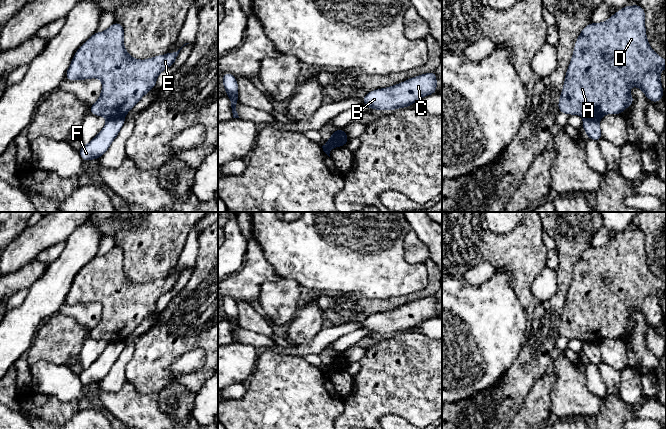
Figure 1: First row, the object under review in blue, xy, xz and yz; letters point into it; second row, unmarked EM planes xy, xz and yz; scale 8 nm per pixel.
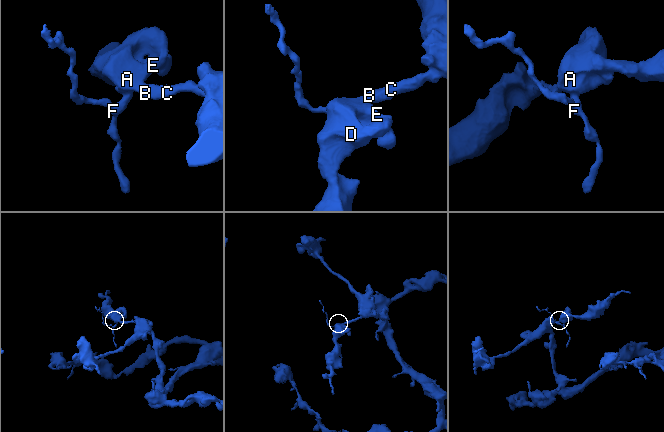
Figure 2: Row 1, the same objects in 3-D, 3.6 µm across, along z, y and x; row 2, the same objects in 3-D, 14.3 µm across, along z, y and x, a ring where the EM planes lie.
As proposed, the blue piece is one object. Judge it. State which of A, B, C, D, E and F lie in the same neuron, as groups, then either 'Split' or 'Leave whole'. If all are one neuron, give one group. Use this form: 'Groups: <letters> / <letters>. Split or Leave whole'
Groups: A B C D E / F. Split

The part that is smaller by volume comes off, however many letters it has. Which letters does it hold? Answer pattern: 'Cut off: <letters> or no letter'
Cut off: F

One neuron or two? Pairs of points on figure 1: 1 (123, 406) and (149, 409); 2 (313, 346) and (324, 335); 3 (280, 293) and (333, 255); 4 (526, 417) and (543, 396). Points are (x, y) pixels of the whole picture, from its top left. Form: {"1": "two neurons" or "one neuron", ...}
{"1": "one neuron", "2": "one neuron", "3": "two neurons", "4": "one neuron"}

